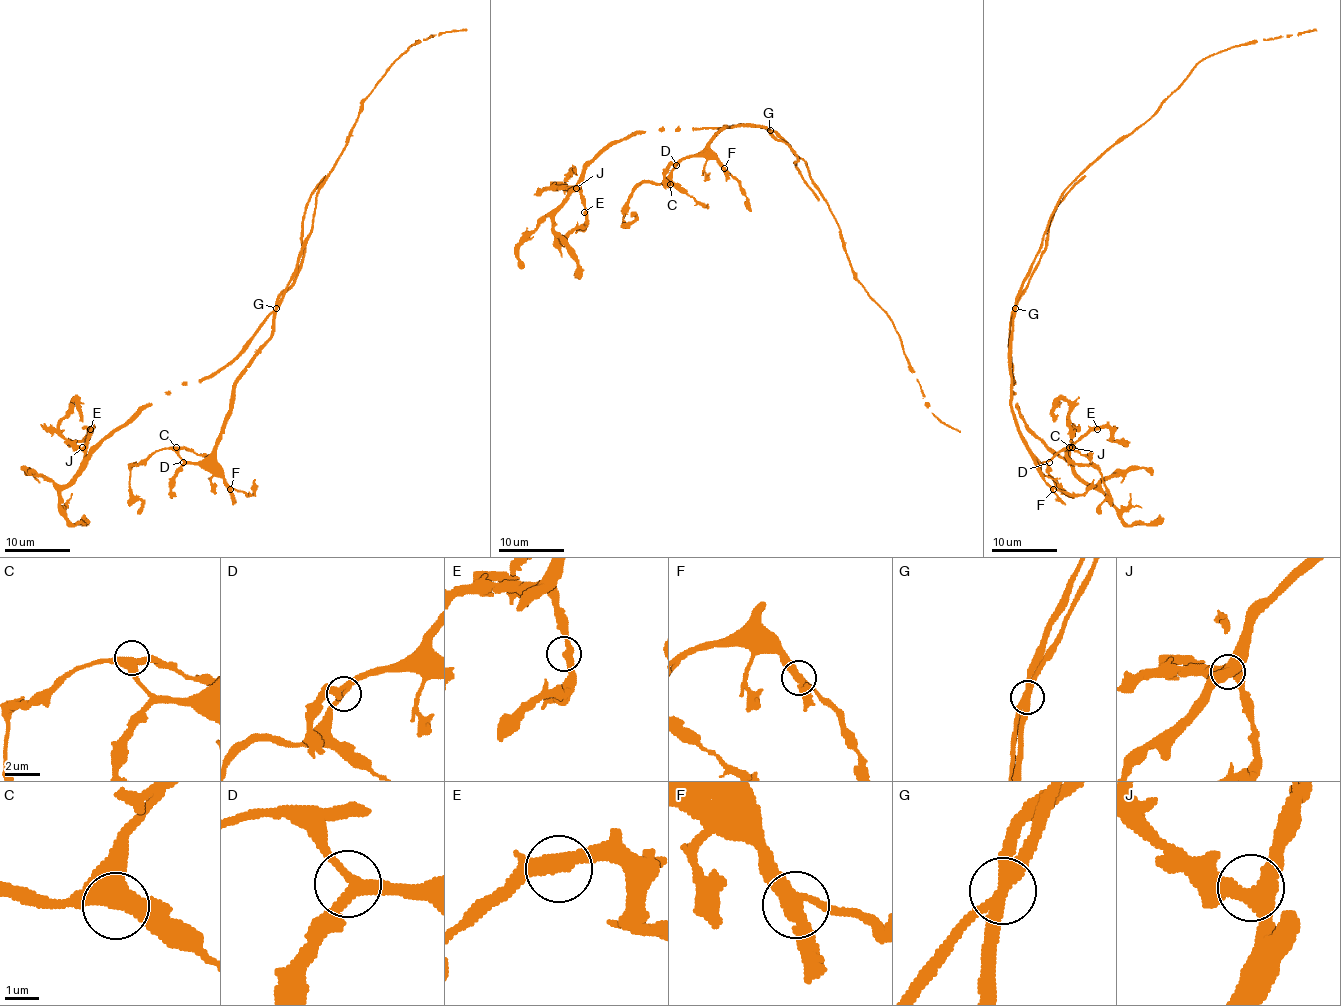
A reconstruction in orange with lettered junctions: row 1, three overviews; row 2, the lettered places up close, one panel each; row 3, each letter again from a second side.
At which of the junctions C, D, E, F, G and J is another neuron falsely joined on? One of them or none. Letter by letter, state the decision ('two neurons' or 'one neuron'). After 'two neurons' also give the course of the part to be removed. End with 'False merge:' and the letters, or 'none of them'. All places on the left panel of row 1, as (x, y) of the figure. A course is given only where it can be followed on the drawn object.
C: one neuron
D: one neuron
E: one neuron
F: one neuron
G: two neurons; course (276, 309), (271, 340), (235, 384), (222, 437), (204, 458), (159, 449), (129, 468), (137, 514)
J: one neuron
False merge: G

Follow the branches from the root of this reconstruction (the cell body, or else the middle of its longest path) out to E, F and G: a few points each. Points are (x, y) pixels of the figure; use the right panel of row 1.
E: (1032, 271), (1010, 322), (1017, 410), (1025, 424), (1062, 457), (1097, 429)
F: (1032, 271), (1015, 302), (1012, 320), (1010, 406), (1020, 437), (1040, 476), (1053, 489)
G: (1032, 271), (1032, 278), (1015, 309)

